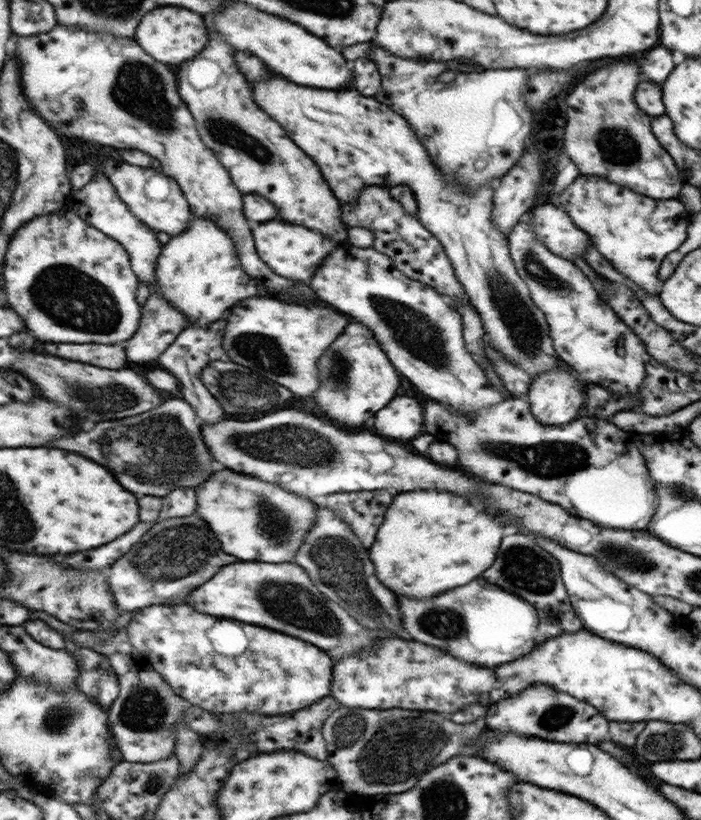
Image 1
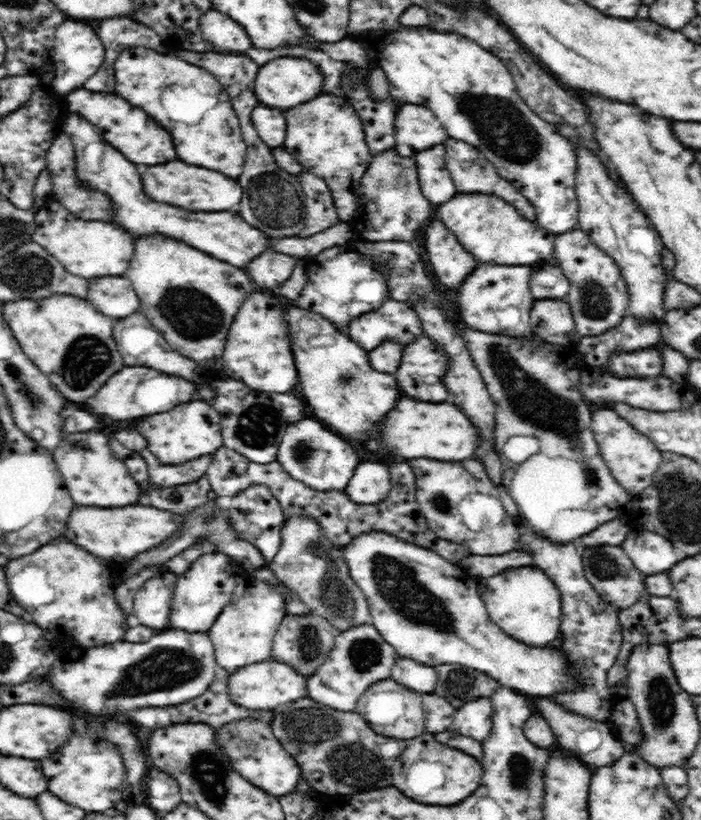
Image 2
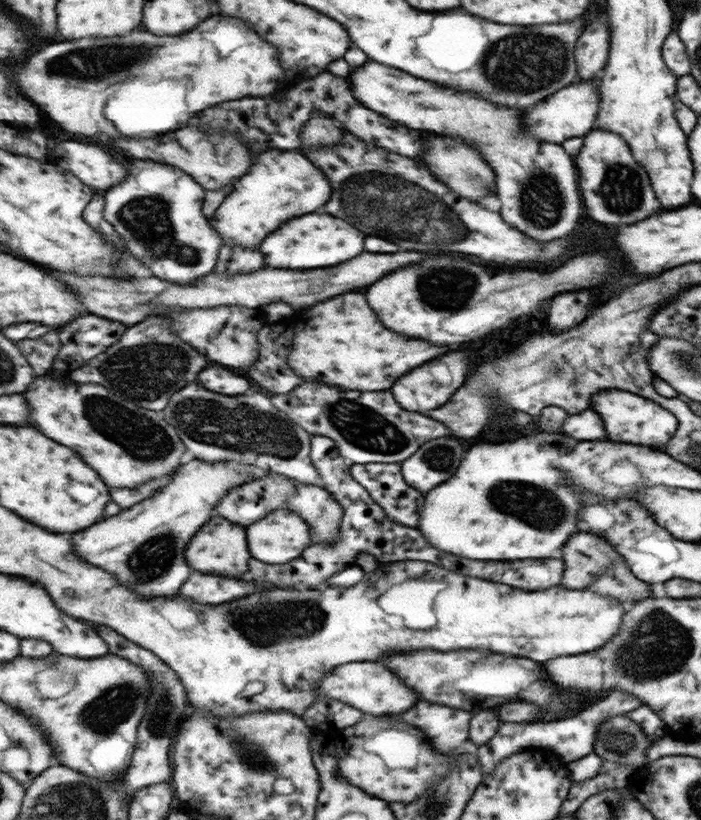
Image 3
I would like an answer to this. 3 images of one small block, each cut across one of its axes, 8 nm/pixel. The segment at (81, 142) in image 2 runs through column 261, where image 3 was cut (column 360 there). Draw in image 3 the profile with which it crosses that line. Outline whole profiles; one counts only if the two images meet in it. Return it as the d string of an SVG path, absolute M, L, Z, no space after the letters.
M307 214L283 224L283 228L275 230L259 248L265 256L265 262L273 268L321 268L321 266L337 266L347 262L363 252L363 234L347 224L347 220L335 218L331 214Z

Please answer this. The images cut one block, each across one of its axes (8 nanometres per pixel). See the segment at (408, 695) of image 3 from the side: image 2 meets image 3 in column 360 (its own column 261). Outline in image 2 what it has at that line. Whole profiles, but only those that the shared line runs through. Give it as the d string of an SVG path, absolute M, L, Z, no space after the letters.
M264 660L264 662L252 664L248 668L240 668L240 672L236 672L236 676L229 676L226 680L228 699L248 710L274 711L274 708L278 708L280 704L288 704L298 698L304 698L307 678L300 676L300 673L292 670L290 666L274 662L274 660Z

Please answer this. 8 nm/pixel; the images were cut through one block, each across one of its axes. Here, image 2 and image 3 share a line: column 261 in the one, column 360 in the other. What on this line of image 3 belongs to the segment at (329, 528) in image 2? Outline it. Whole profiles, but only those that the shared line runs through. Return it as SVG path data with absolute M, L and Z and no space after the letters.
M353 463L349 471L351 478L369 493L371 499L385 511L385 515L389 519L409 528L417 528L417 518L419 518L424 494L415 490L403 480L400 463Z

